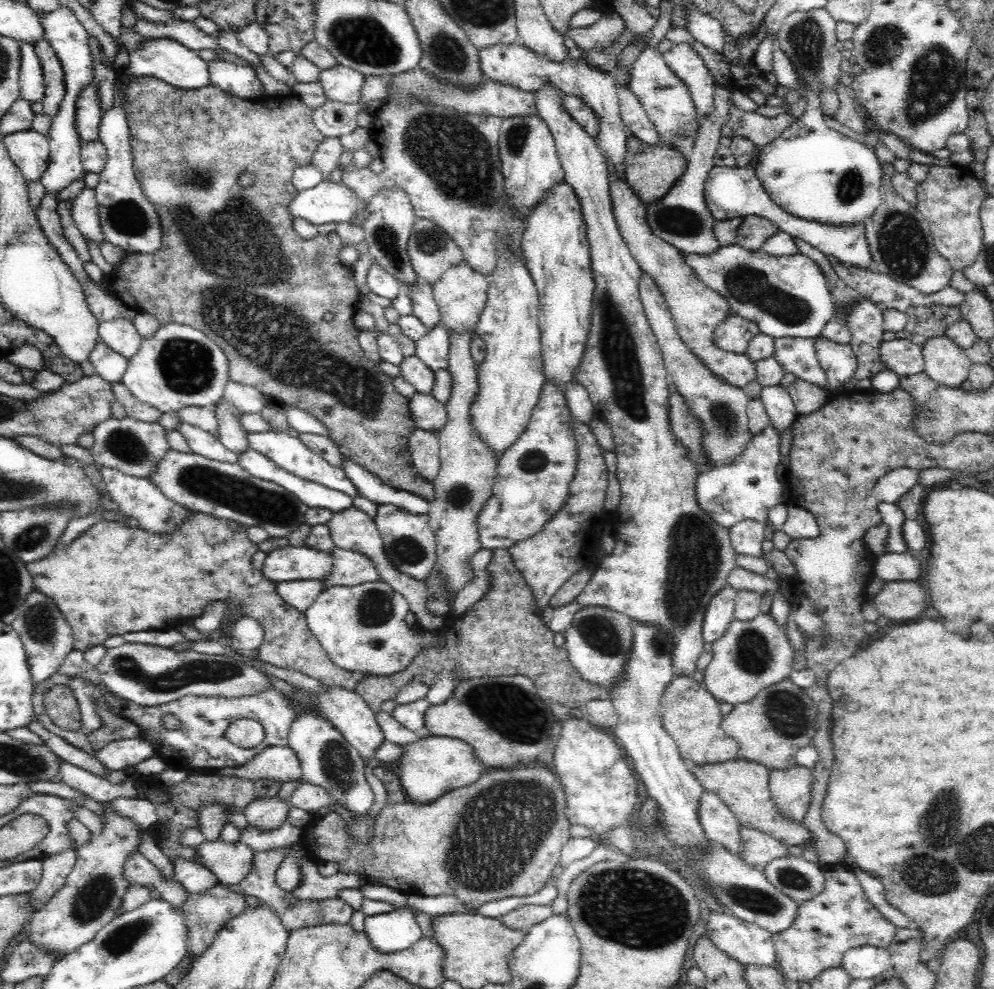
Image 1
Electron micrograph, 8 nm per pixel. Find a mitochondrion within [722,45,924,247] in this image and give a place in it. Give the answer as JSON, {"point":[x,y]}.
{"point":[849,187]}

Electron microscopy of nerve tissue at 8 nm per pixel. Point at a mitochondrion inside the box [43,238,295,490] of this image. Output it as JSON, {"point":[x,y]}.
{"point":[187,366]}

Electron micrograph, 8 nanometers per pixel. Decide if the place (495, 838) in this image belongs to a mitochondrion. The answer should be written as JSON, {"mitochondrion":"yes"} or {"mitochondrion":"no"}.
{"mitochondrion":"yes"}

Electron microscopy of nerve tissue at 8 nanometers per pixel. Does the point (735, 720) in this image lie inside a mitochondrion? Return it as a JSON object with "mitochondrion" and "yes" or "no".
{"mitochondrion":"no"}

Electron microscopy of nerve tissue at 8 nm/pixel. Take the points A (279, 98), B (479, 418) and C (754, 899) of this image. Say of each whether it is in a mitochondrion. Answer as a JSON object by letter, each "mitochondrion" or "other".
{"A":"other","B":"other","C":"mitochondrion"}

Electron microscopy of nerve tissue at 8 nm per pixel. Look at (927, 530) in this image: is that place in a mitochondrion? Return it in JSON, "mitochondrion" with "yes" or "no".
{"mitochondrion":"no"}

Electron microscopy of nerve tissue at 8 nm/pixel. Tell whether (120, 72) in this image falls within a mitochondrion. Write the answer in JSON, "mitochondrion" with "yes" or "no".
{"mitochondrion":"no"}

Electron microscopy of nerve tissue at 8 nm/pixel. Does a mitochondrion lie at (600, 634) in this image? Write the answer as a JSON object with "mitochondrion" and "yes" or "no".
{"mitochondrion":"yes"}

